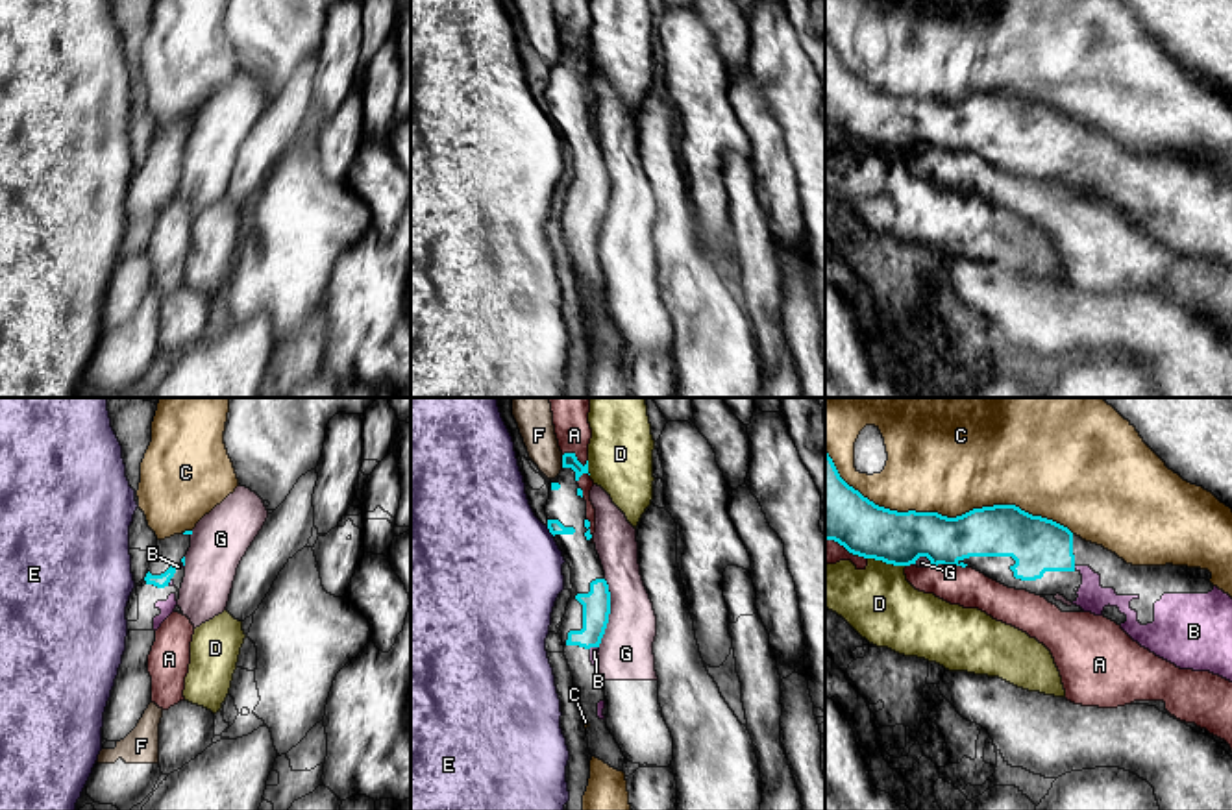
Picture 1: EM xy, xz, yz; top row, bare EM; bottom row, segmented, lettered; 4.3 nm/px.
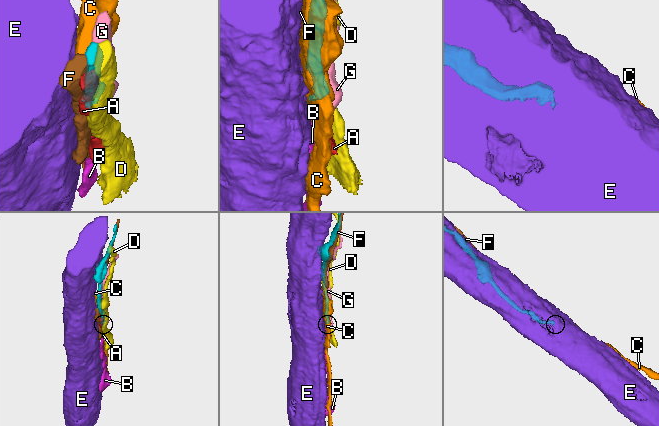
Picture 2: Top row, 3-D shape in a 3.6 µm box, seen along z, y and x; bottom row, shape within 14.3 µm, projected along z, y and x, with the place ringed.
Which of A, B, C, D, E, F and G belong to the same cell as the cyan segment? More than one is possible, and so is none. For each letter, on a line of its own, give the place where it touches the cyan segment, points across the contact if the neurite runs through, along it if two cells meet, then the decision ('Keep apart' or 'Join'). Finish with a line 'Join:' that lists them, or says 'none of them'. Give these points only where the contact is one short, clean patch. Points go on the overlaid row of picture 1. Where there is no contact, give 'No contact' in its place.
A: Touches cyan at yz (949, 564). Keep apart
B: Touches cyan at xz (592, 646). Path across: xz (596, 605), (592, 646), (594, 651). Join
C: Touches cyan at yz (944, 516). Keep apart
D: Touches cyan at yz (887, 563). Keep apart
E: Touches cyan at xz (550, 531). Keep apart
F: Touches cyan at xz (563, 461). Keep apart
G: Touches cyan at xz (609, 613). Keep apart
Join: B

